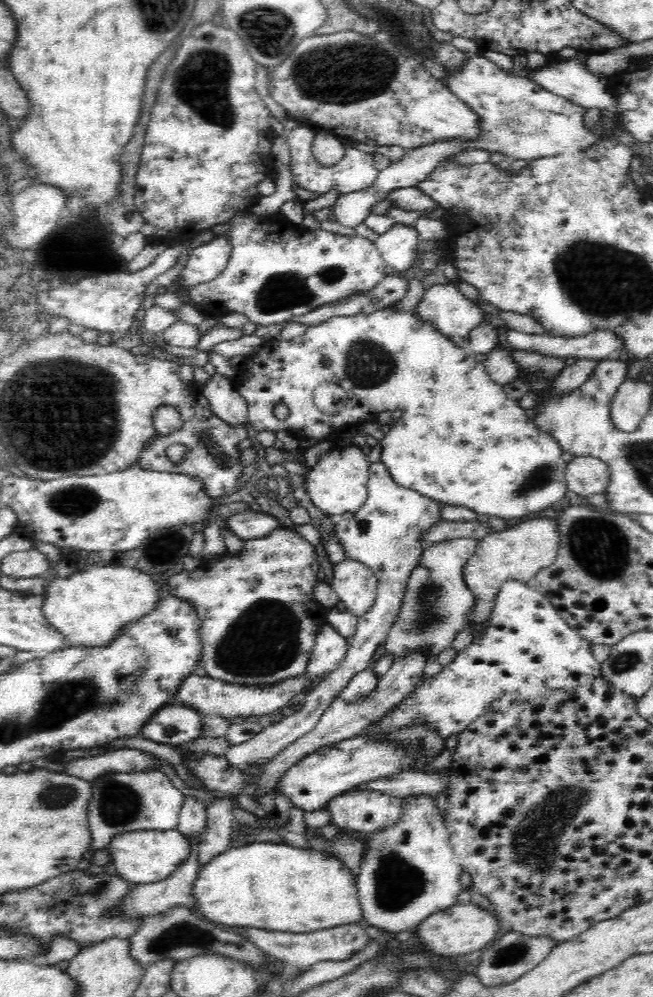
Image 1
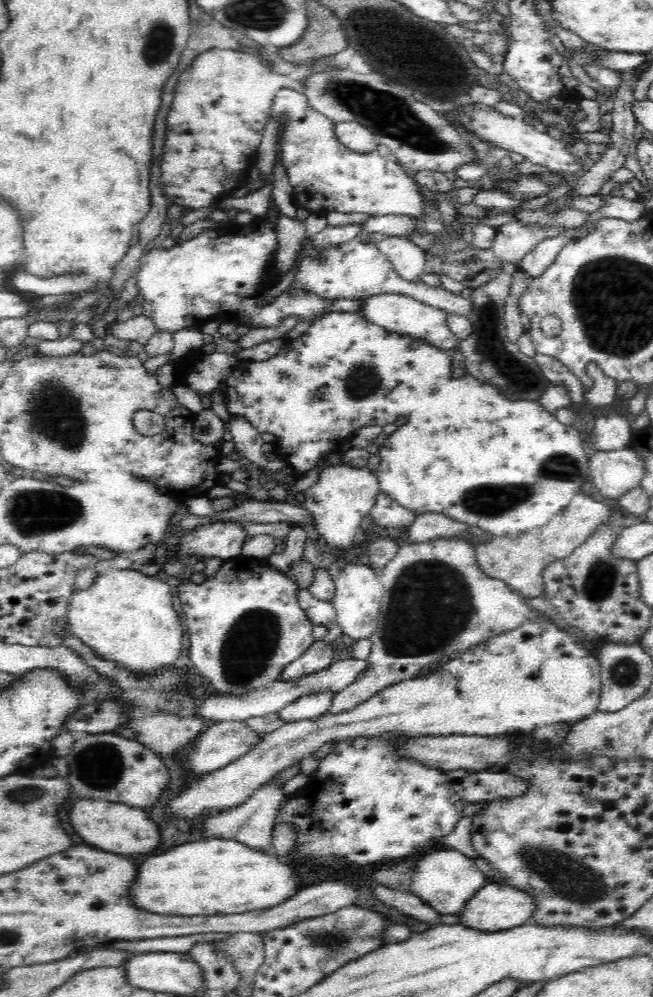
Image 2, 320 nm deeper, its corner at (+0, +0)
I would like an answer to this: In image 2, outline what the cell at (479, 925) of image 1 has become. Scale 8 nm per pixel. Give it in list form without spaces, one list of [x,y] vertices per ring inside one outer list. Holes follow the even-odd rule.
[[[499,878],[489,881],[483,888],[480,888],[458,915],[460,922],[470,928],[508,930],[508,928],[524,924],[529,918],[532,919],[535,908],[535,899],[531,898],[530,894],[504,884]]]

